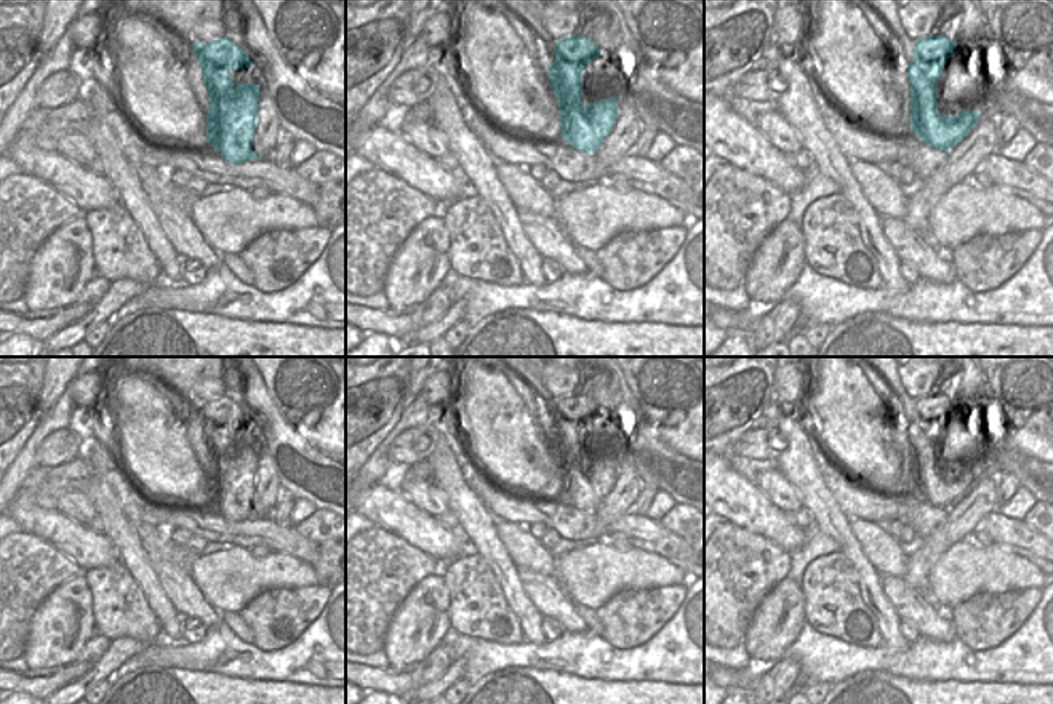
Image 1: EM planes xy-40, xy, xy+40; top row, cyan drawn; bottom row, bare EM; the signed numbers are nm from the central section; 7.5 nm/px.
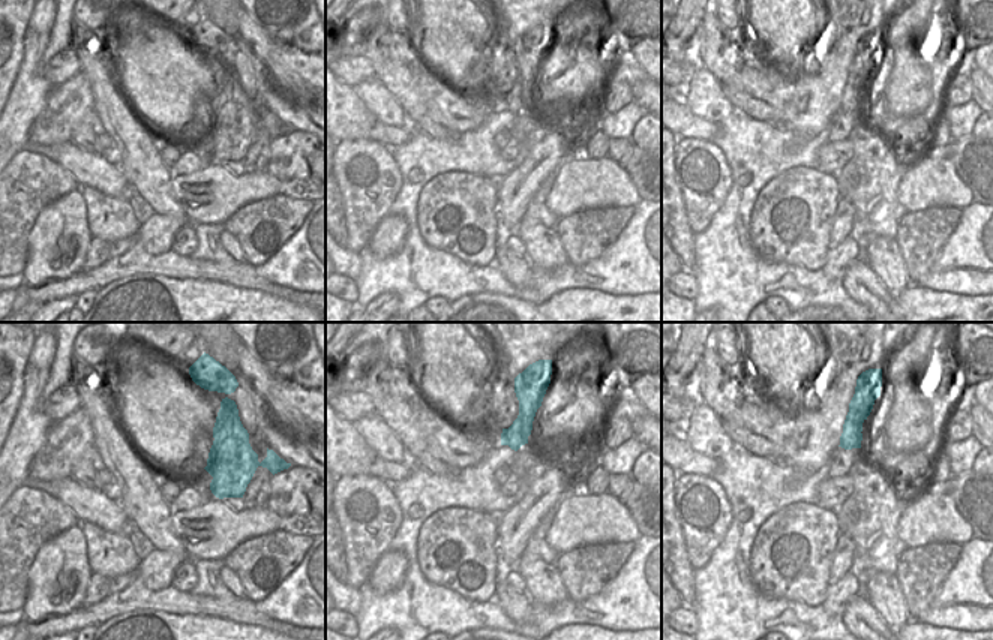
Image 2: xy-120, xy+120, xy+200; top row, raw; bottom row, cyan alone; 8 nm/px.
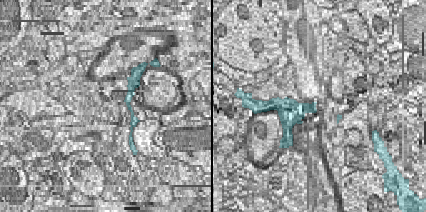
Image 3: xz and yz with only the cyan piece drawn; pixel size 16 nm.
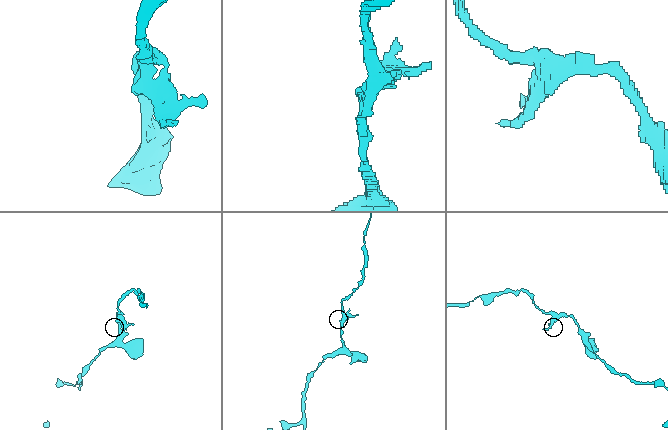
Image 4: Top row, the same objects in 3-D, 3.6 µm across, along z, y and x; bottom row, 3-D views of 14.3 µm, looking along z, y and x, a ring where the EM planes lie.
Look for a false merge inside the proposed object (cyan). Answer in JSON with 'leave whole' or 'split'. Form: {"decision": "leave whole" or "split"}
{"decision": "split"}

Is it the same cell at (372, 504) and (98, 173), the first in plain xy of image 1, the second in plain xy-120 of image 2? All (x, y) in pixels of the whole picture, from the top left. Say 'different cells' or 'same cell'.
same cell

